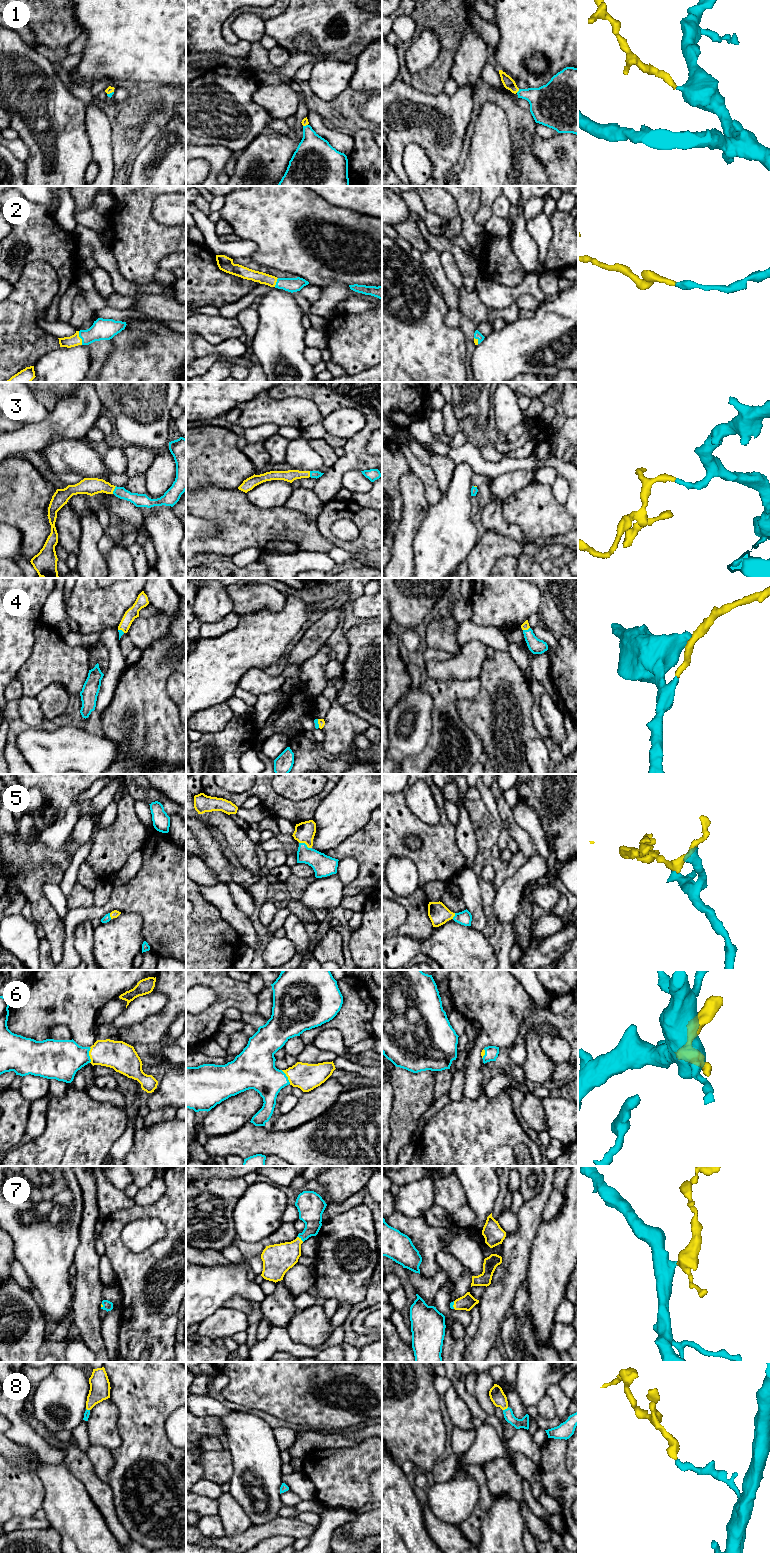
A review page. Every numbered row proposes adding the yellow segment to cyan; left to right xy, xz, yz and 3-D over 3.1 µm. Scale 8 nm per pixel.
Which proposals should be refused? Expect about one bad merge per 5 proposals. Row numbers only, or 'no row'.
no row

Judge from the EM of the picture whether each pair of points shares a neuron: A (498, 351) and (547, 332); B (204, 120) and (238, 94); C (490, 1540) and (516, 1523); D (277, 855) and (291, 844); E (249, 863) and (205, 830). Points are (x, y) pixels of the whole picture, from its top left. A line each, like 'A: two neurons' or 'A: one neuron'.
A: one neuron
B: one neuron
C: one neuron
D: two neurons
E: two neurons

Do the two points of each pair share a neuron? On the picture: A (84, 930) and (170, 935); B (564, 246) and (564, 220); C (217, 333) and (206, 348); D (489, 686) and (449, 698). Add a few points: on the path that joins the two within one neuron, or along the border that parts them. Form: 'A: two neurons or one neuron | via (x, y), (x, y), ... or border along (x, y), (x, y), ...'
A: two neurons | border along (90, 920), (84, 920), (76, 927), (74, 938)
B: one neuron | via (564, 240), (564, 226)
C: two neurons | border along (196, 332), (212, 344), (219, 344), (233, 338)
D: two neurons | border along (478, 678), (480, 689), (477, 694), (459, 701)

